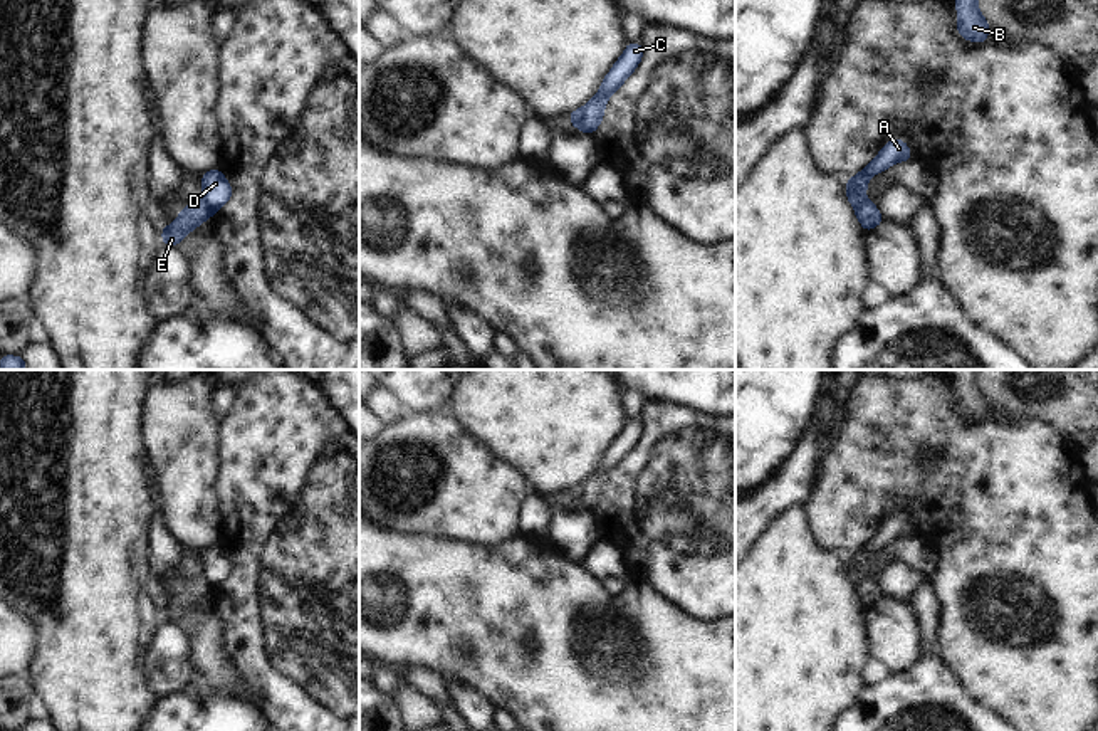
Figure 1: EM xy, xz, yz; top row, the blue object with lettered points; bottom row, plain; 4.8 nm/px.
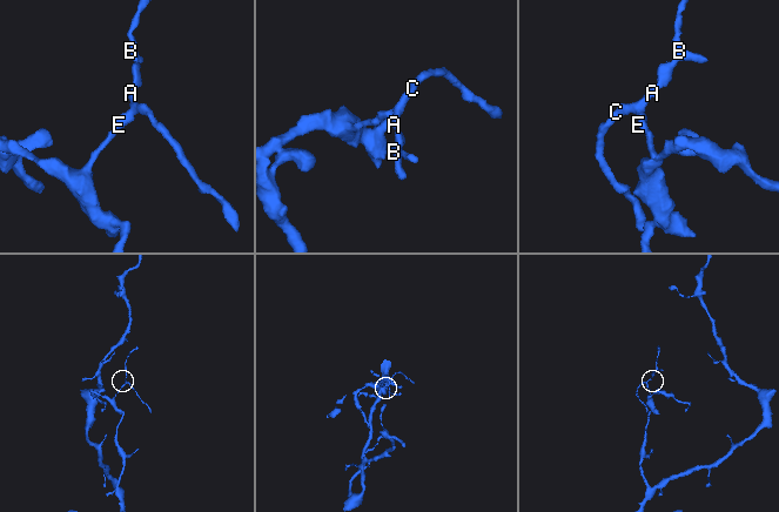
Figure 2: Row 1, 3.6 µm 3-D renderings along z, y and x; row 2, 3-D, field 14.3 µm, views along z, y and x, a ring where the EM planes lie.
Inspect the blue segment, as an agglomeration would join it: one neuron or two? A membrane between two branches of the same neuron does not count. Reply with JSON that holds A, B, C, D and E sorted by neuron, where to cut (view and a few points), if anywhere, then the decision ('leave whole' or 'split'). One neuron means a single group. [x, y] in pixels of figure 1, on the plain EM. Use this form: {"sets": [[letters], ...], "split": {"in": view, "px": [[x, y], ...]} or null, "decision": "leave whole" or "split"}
{"sets": [["A", "B", "C", "D"], ["E"]], "split": {"in": "xz", "px": [[578, 486], [583, 504]]}, "decision": "split"}

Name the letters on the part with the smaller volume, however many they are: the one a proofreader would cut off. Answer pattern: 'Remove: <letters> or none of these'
Remove: A, B, C, D

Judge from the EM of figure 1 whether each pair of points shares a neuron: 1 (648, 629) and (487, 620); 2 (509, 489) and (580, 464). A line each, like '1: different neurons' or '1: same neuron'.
1: same neuron
2: different neurons

